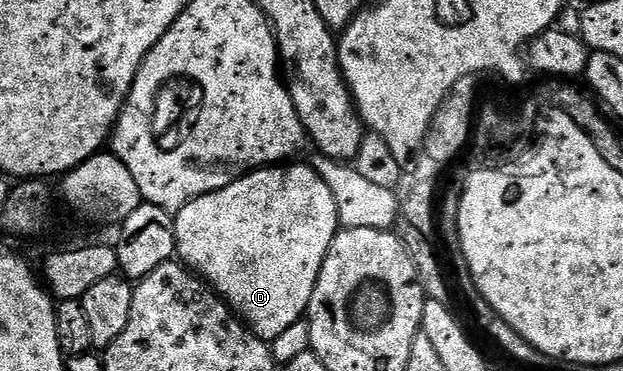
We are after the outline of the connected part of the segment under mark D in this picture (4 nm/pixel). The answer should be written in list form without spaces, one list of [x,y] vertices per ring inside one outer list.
[[[296,163],[257,168],[222,190],[194,198],[174,216],[176,256],[203,277],[265,342],[278,338],[282,330],[294,326],[307,313],[322,262],[336,233],[341,231],[338,206],[330,186],[326,186],[311,163]]]

